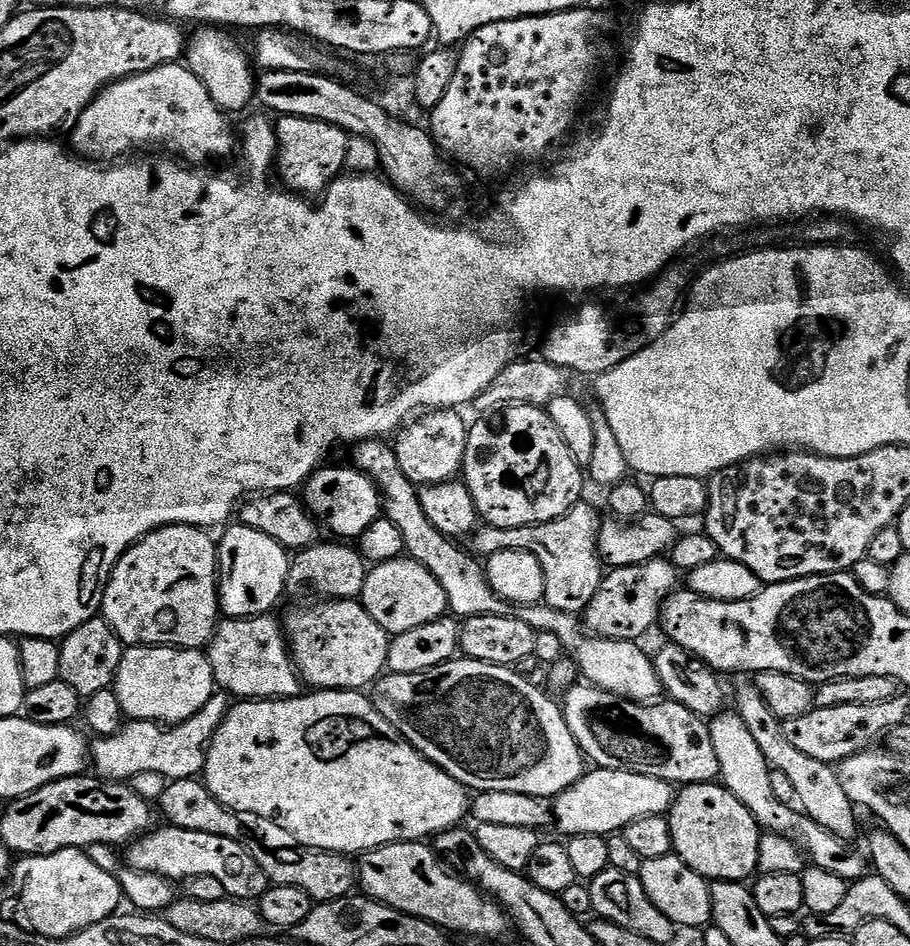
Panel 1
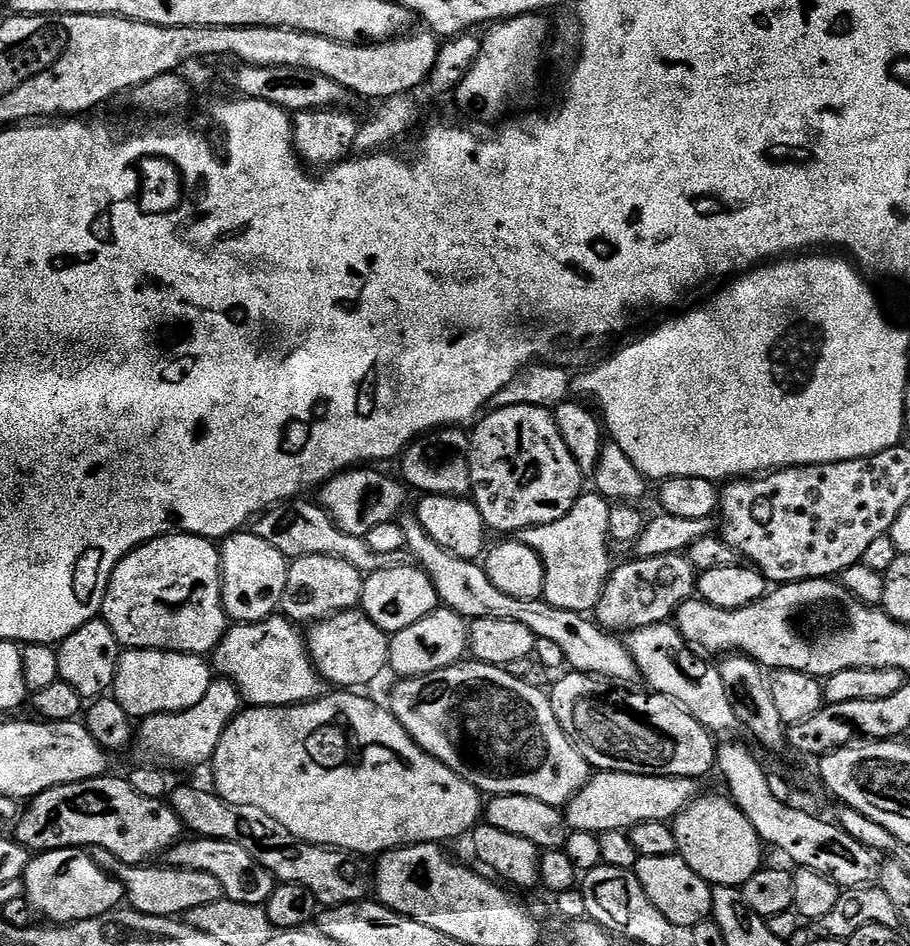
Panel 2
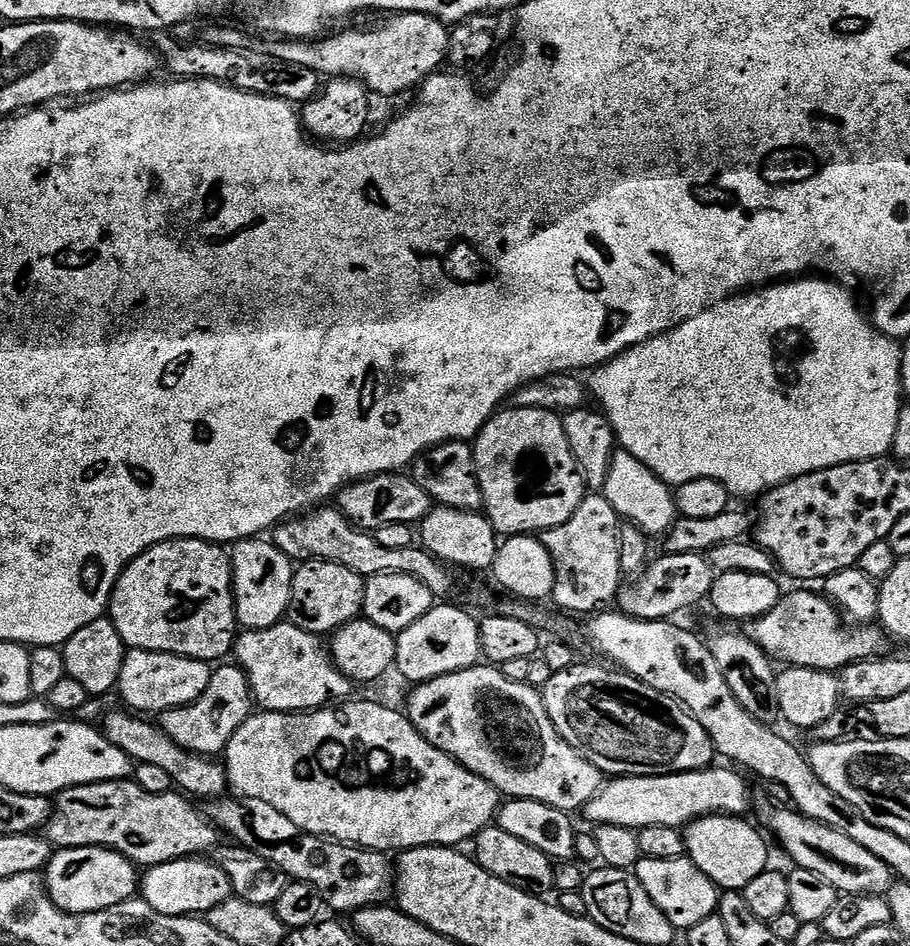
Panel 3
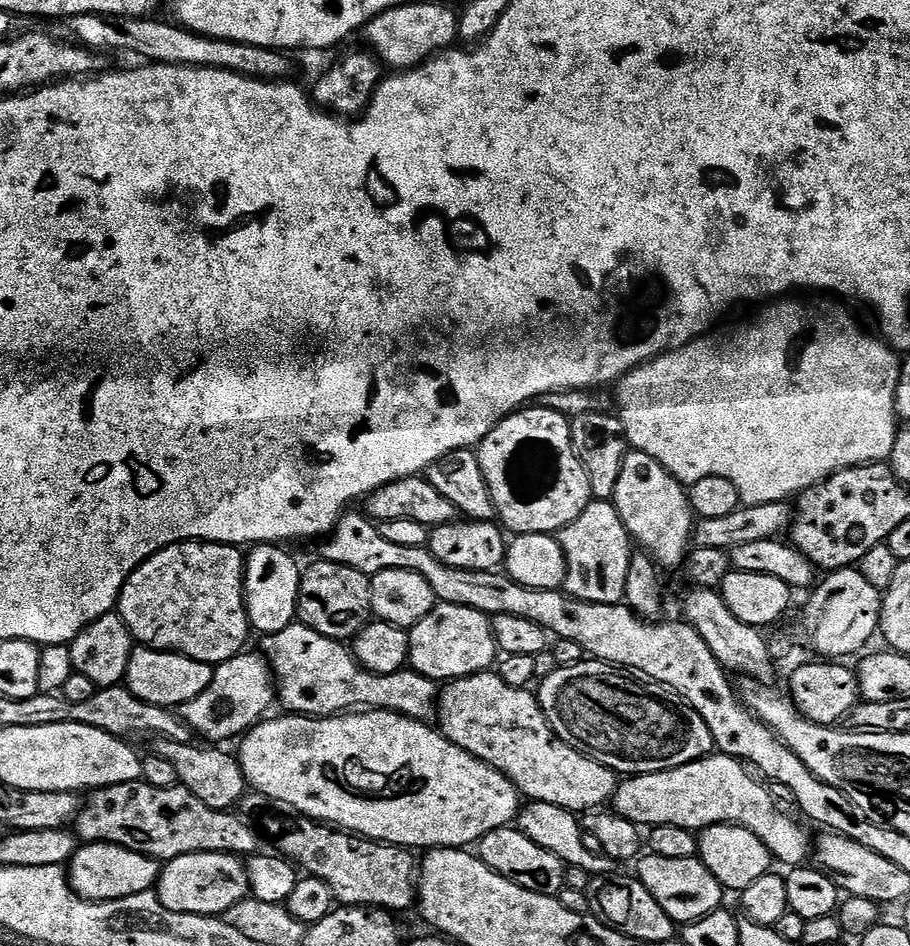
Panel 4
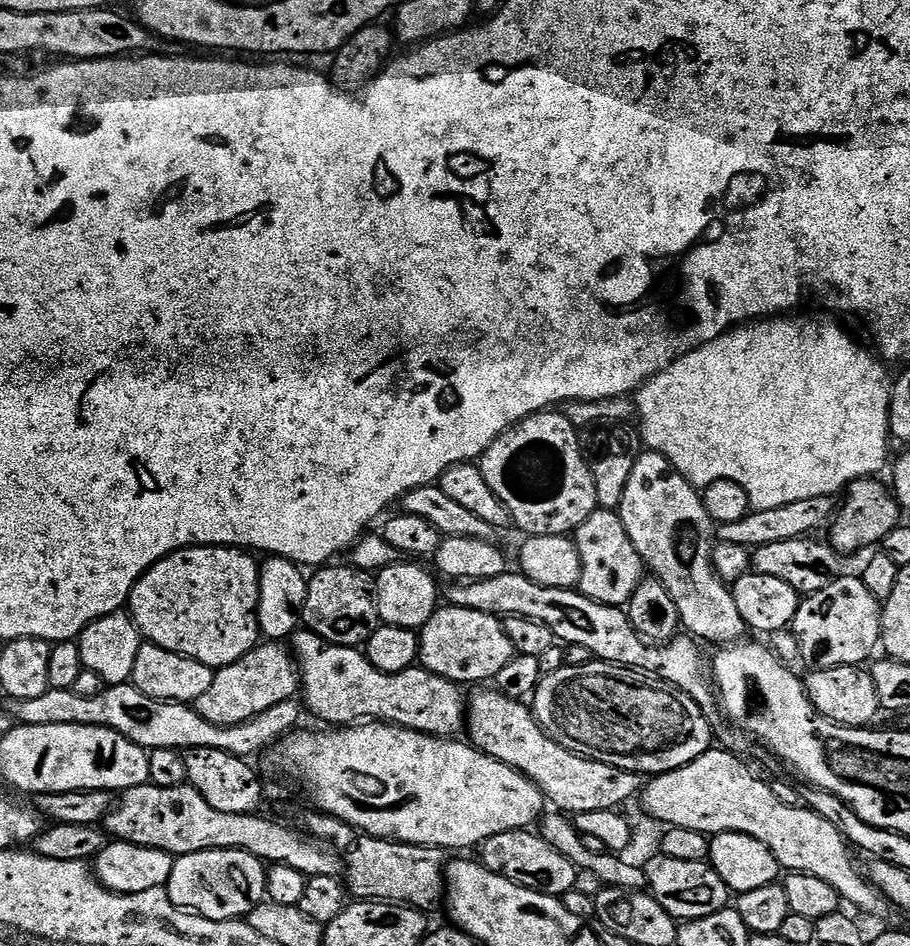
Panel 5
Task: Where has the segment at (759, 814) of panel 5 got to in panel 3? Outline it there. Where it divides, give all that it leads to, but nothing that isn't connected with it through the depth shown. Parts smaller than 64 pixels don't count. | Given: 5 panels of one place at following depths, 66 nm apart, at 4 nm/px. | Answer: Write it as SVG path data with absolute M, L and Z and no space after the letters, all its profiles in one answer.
M709 766L696 772L671 772L668 776L617 776L582 810L592 826L609 824L639 830L646 826L683 829L704 816L727 814L743 817L748 808L748 784L739 771Z

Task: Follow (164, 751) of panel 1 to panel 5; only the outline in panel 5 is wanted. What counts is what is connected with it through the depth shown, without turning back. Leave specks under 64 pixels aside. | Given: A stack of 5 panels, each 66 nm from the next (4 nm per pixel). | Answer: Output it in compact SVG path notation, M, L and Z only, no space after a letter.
M261 642L225 668L215 669L210 690L194 702L197 712L219 728L245 724L250 718L278 706L278 702L293 699L298 692L298 672L294 667L294 656L283 643Z

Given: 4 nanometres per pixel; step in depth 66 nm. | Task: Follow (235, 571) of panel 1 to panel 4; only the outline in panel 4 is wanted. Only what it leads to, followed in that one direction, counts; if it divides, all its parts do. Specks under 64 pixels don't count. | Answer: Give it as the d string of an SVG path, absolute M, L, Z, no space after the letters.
M258 544L255 545L255 547L253 547L246 556L246 563L244 566L244 597L245 604L248 607L248 622L249 625L251 625L253 629L255 629L255 631L257 628L257 630L260 631L260 634L263 634L264 636L273 636L274 634L278 634L278 630L286 630L286 626L290 626L297 619L296 603L298 602L298 598L300 597L300 578L302 575L302 568L301 565L296 565L295 558L292 557L286 549L287 547L281 546L279 544Z

